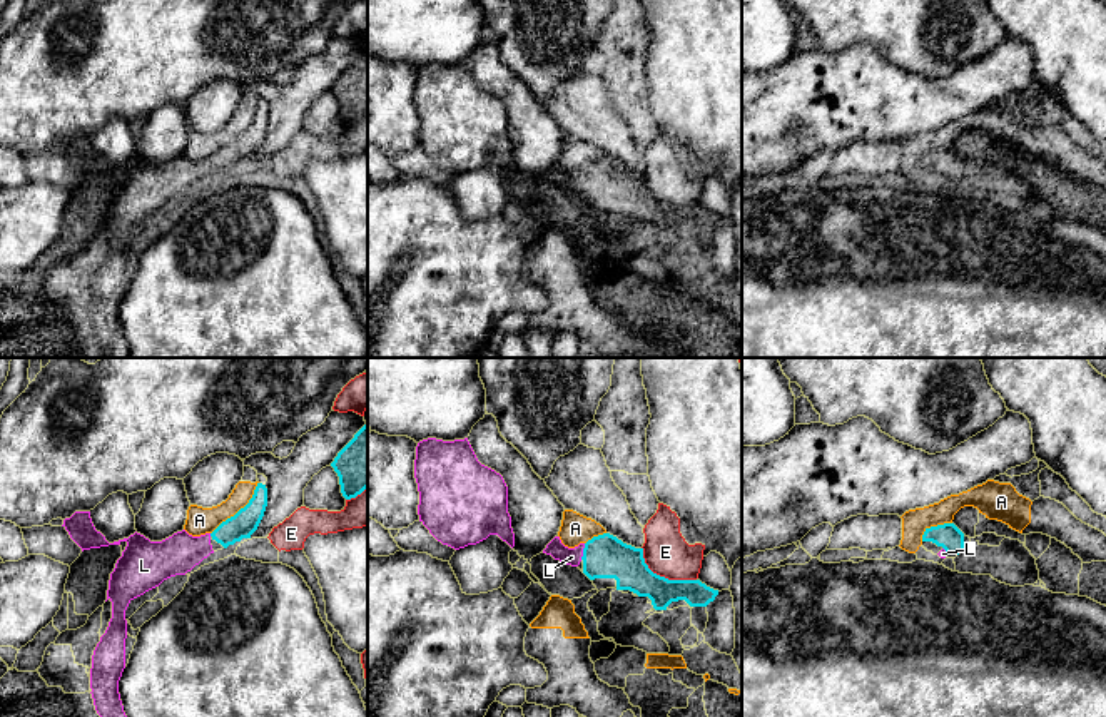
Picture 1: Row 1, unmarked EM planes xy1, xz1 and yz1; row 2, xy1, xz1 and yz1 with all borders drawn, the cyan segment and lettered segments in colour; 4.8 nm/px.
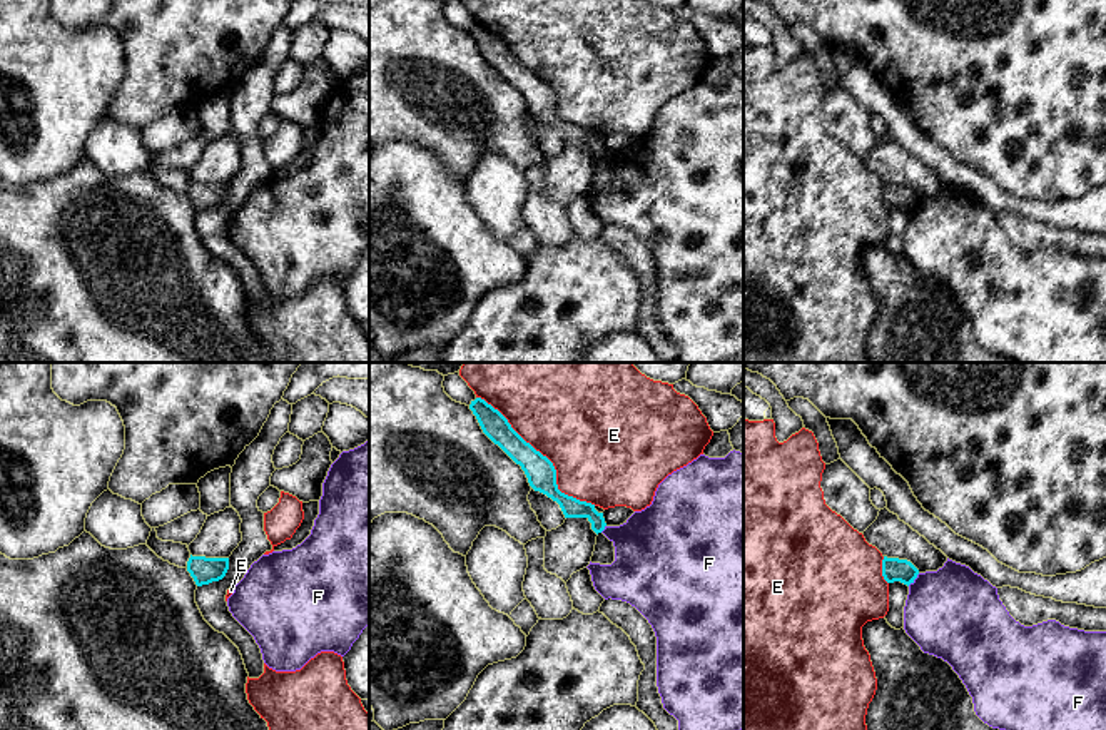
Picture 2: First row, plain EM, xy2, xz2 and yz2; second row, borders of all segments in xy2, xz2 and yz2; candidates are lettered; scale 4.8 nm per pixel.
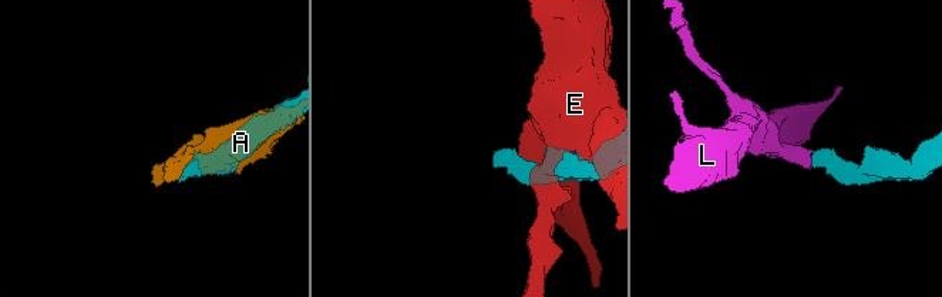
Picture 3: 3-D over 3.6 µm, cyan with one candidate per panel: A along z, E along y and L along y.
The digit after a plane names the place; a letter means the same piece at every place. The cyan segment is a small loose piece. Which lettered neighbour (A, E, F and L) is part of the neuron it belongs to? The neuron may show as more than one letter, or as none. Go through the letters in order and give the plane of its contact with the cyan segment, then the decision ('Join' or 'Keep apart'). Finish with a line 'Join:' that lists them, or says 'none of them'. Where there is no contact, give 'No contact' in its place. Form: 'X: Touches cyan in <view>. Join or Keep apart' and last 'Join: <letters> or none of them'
A: Touches cyan in xy1. Keep apart
E: Touches cyan in xz2. Keep apart
F: Touches cyan in yz2. Keep apart
L: Touches cyan in xz1. Join
Join: L

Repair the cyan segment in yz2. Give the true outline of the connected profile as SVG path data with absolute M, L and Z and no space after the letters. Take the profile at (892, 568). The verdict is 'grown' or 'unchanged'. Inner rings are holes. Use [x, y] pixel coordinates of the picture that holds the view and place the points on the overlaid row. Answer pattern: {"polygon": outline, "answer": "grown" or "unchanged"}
{"polygon": "M887 558L882 560L882 576L887 583L901 581L904 585L914 583L919 570L907 560Z", "answer": "unchanged"}

